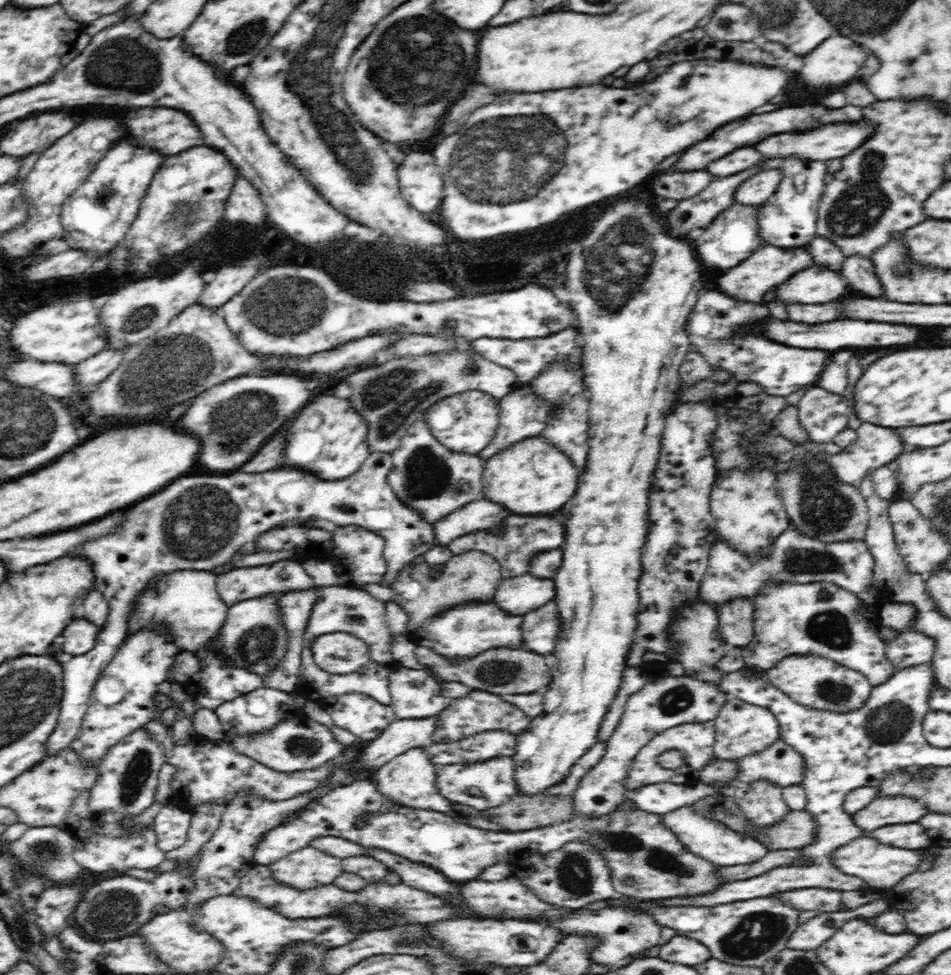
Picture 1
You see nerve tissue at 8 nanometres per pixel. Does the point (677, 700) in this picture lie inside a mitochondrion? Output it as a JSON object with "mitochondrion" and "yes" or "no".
{"mitochondrion":"yes"}

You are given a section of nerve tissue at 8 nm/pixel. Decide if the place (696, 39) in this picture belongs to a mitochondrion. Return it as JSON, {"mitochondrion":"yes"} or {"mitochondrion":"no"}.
{"mitochondrion":"no"}

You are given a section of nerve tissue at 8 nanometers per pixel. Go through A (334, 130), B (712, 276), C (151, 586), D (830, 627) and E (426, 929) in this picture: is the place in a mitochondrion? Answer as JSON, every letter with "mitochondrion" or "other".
{"A":"mitochondrion","B":"other","C":"other","D":"mitochondrion","E":"other"}

